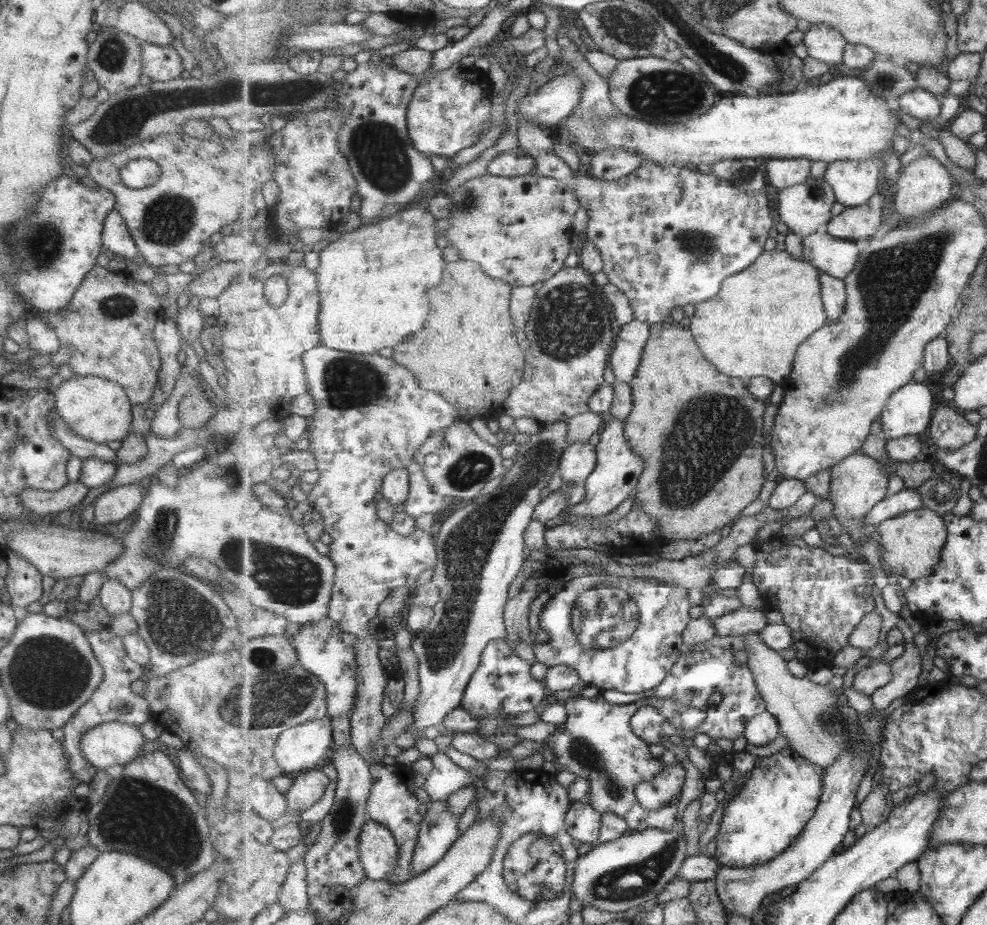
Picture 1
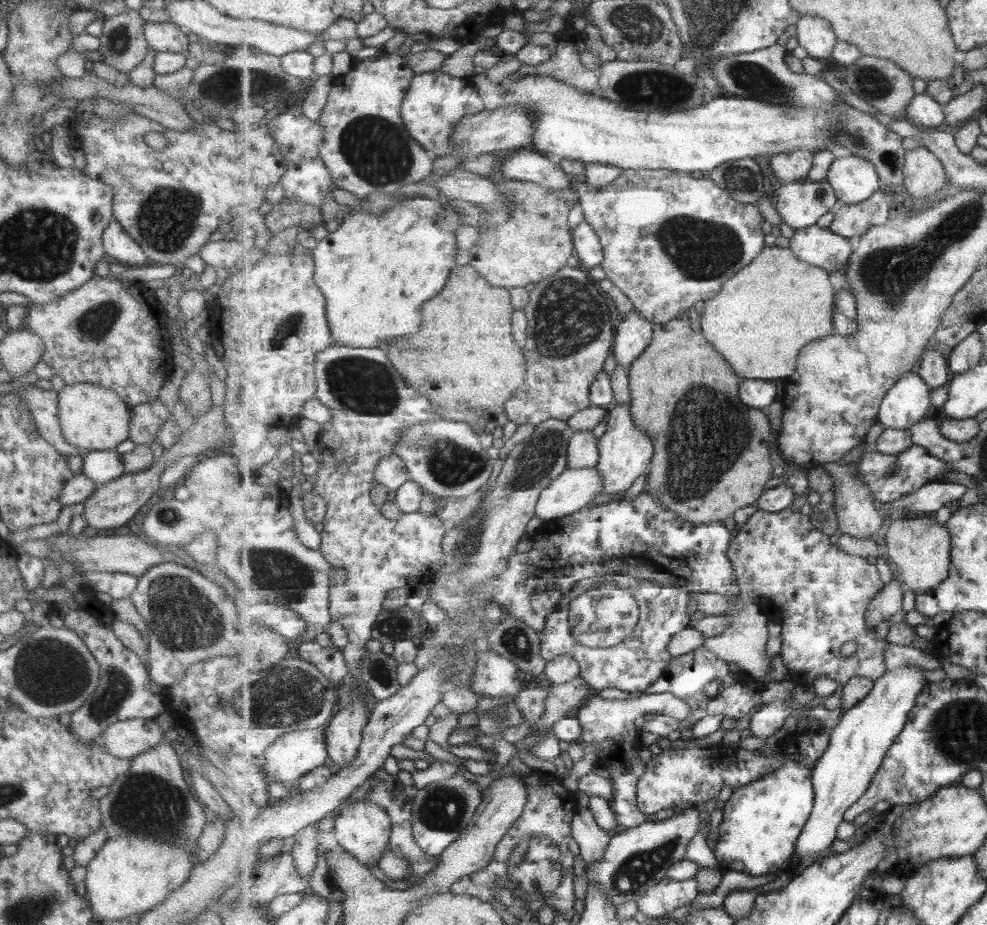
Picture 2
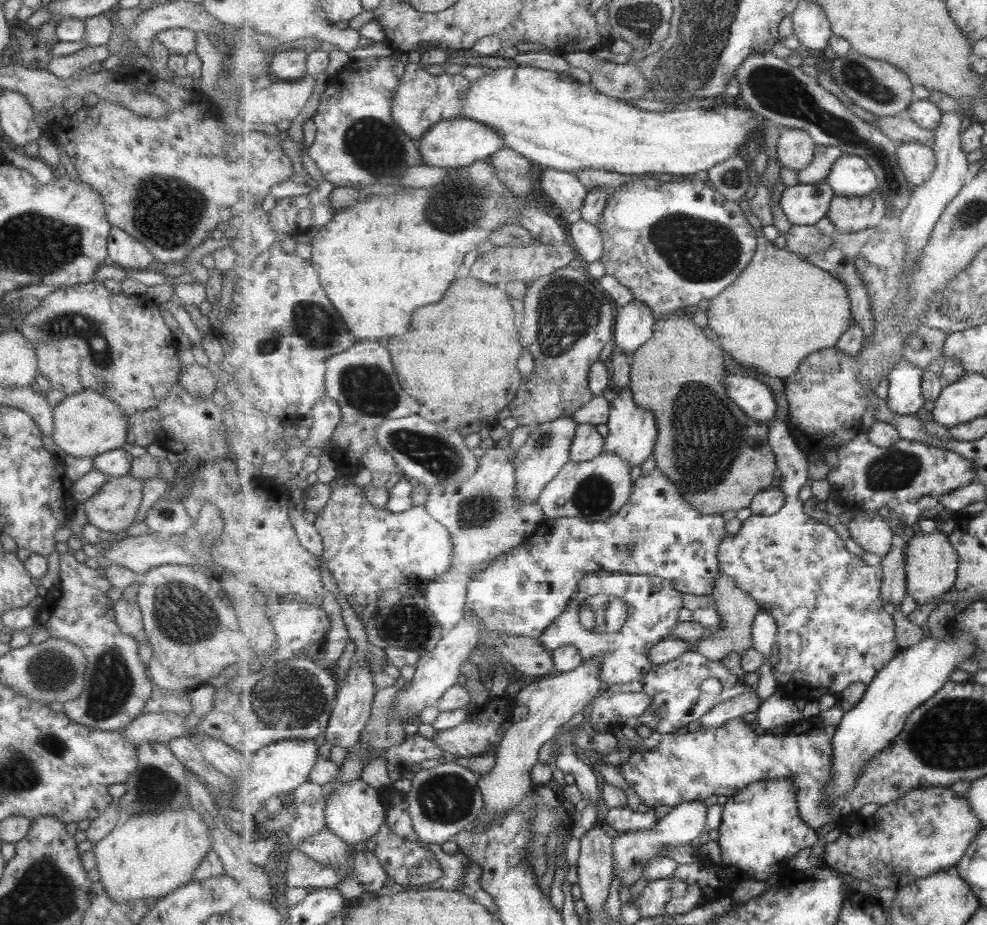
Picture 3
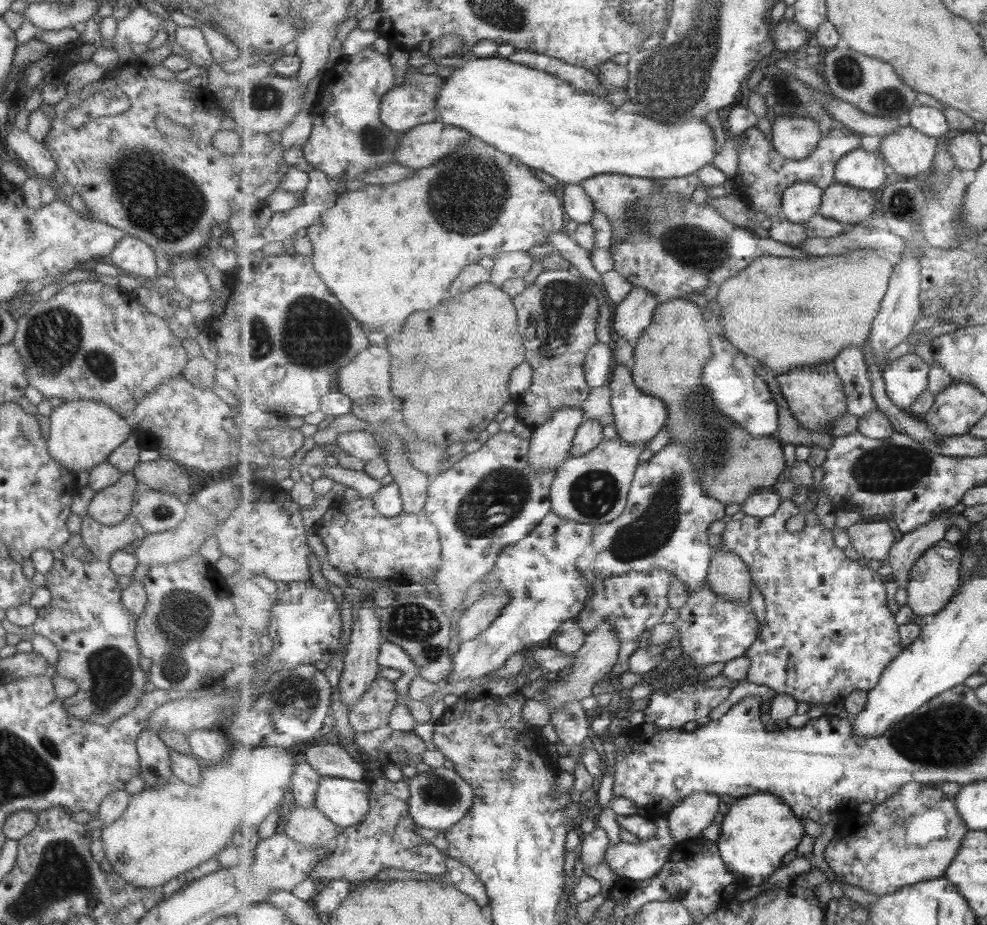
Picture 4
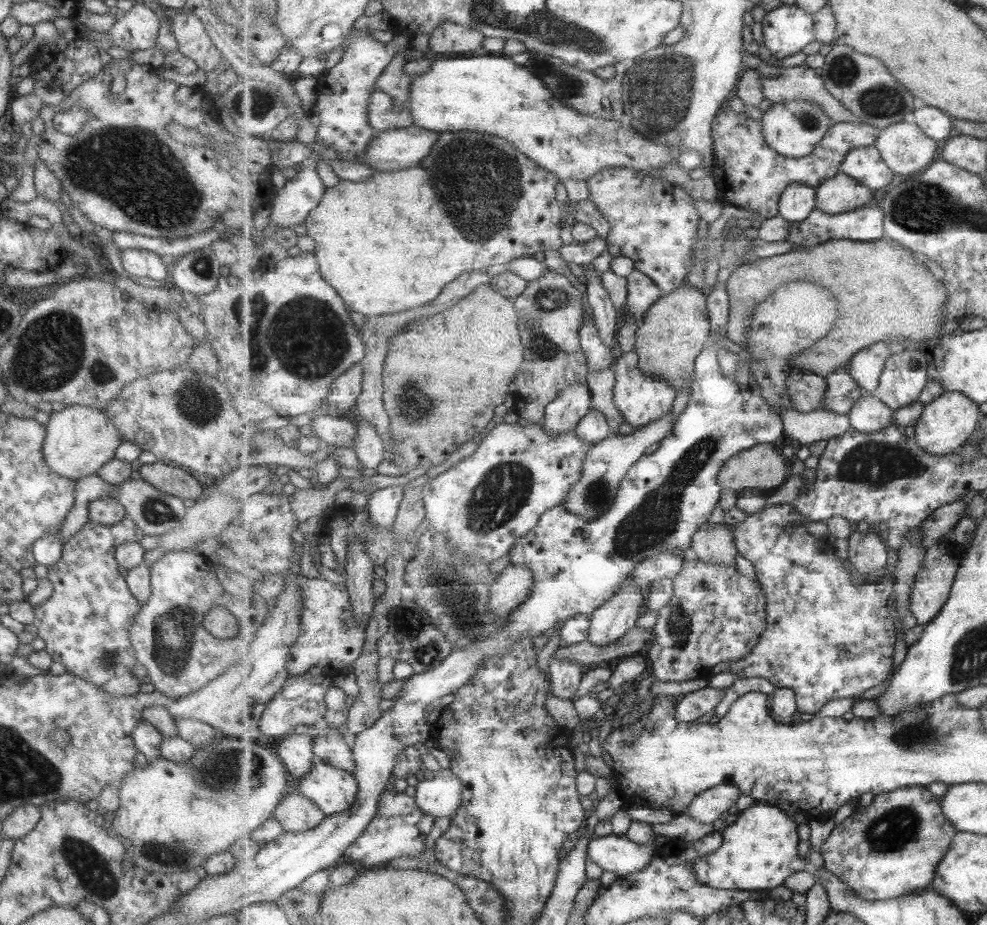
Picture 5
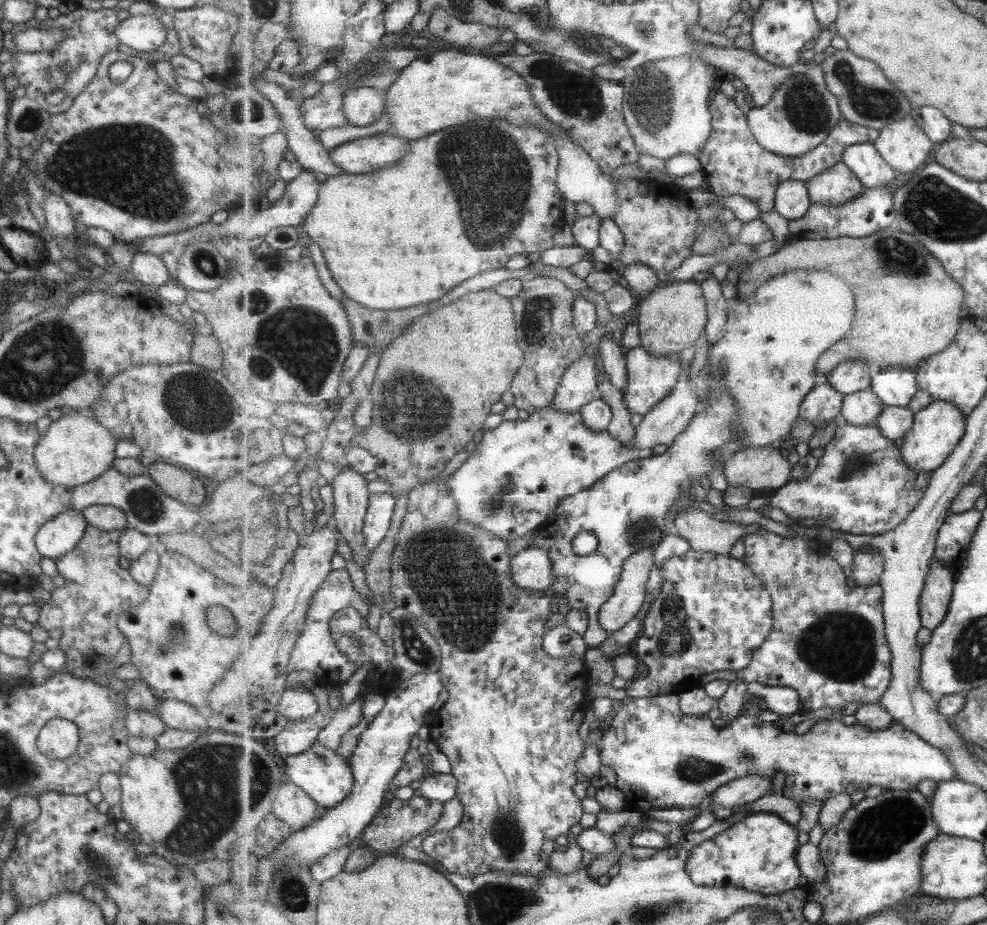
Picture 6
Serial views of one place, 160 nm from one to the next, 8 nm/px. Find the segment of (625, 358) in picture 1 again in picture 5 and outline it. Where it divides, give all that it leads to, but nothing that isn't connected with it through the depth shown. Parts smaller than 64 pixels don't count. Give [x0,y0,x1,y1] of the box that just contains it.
[625,269,663,320]

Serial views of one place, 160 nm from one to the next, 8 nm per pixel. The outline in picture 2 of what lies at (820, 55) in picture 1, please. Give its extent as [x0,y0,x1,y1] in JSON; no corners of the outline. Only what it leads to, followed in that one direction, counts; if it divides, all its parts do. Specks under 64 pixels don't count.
[797,14,839,59]

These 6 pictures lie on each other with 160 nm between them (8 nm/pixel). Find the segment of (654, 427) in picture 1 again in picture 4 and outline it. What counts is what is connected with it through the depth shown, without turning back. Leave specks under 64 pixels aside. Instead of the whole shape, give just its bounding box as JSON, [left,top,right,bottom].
[632,298,787,507]

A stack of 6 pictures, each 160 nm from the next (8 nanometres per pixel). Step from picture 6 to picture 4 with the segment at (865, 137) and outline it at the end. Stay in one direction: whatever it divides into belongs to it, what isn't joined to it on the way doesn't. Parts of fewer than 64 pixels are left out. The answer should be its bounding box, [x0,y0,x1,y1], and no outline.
[733,126,861,219]

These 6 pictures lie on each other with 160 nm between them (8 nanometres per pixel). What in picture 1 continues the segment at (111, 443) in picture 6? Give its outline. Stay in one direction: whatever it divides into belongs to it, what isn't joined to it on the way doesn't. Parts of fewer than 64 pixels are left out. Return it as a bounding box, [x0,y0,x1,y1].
[53,375,131,444]

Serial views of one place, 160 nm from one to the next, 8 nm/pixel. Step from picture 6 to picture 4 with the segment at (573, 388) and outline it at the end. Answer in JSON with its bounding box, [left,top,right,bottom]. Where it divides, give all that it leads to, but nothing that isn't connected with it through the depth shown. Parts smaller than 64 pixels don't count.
[528,407,585,471]

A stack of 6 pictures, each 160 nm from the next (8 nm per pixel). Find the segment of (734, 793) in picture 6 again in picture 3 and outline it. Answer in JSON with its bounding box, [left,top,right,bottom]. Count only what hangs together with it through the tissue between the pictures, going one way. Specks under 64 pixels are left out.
[614,802,709,903]

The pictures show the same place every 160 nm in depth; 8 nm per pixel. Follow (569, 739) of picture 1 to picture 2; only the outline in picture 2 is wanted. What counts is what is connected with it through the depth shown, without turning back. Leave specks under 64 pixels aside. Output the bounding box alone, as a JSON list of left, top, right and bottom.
[568,693,694,829]

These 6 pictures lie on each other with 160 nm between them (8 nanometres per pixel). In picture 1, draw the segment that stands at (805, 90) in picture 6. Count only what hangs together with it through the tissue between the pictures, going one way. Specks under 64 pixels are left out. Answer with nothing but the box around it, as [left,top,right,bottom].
[766,159,813,192]

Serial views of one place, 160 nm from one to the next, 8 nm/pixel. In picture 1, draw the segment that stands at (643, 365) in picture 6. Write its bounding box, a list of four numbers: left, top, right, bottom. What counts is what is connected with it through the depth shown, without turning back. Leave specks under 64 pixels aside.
[545,418,645,529]

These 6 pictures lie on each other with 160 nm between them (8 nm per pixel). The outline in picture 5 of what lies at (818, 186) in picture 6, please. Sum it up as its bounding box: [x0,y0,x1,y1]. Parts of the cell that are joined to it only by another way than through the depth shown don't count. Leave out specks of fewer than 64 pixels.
[816,172,873,214]

